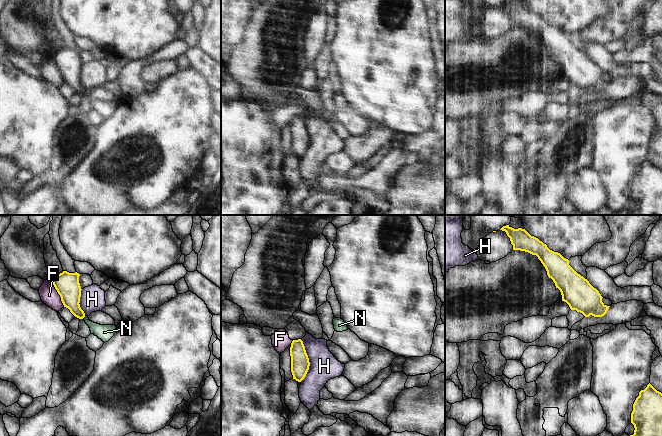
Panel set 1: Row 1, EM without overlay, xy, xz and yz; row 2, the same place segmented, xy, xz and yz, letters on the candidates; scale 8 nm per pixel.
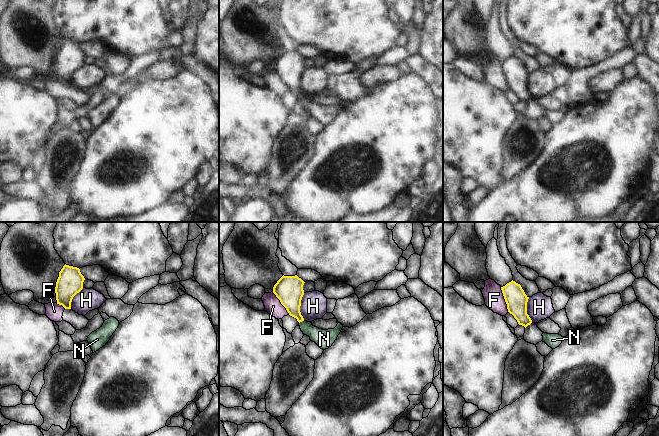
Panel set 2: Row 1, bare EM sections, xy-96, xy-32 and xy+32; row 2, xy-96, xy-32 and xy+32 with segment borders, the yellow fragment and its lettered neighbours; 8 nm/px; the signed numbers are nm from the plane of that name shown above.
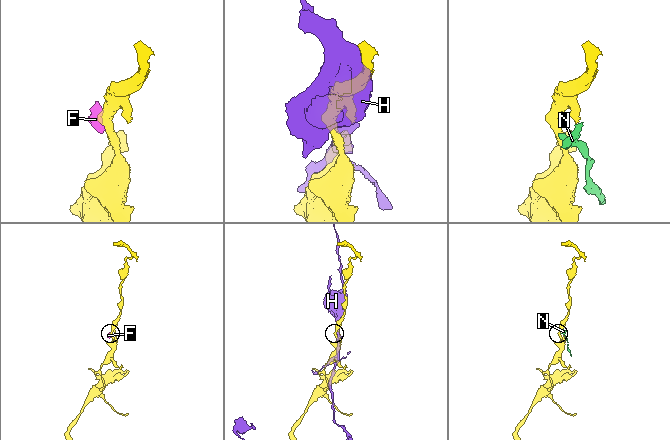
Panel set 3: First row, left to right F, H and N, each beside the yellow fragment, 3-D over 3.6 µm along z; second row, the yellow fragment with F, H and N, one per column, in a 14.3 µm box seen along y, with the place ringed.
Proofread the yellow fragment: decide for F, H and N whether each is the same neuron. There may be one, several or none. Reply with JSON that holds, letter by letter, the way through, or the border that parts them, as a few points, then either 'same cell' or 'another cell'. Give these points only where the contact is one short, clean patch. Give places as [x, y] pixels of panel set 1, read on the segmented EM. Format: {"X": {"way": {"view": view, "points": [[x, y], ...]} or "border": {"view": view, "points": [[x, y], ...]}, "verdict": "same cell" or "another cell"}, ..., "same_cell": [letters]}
{"F": {"border": {"view": "xy", "points": [[50, 279], [64, 306]]}, "verdict": "another cell"}, "H": {"verdict": "another cell"}, "N": {"border": {"view": "xy", "points": [[85, 316], [82, 318]]}, "verdict": "another cell"}, "same_cell": []}

